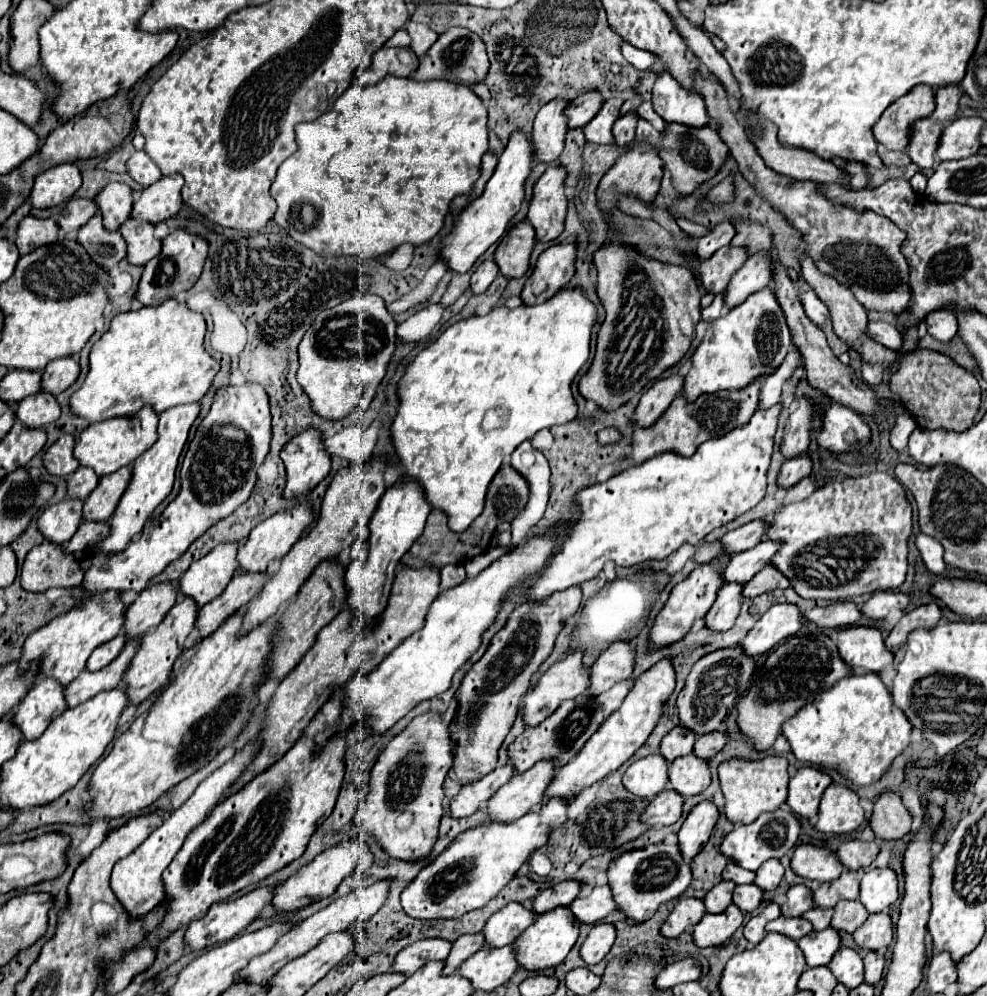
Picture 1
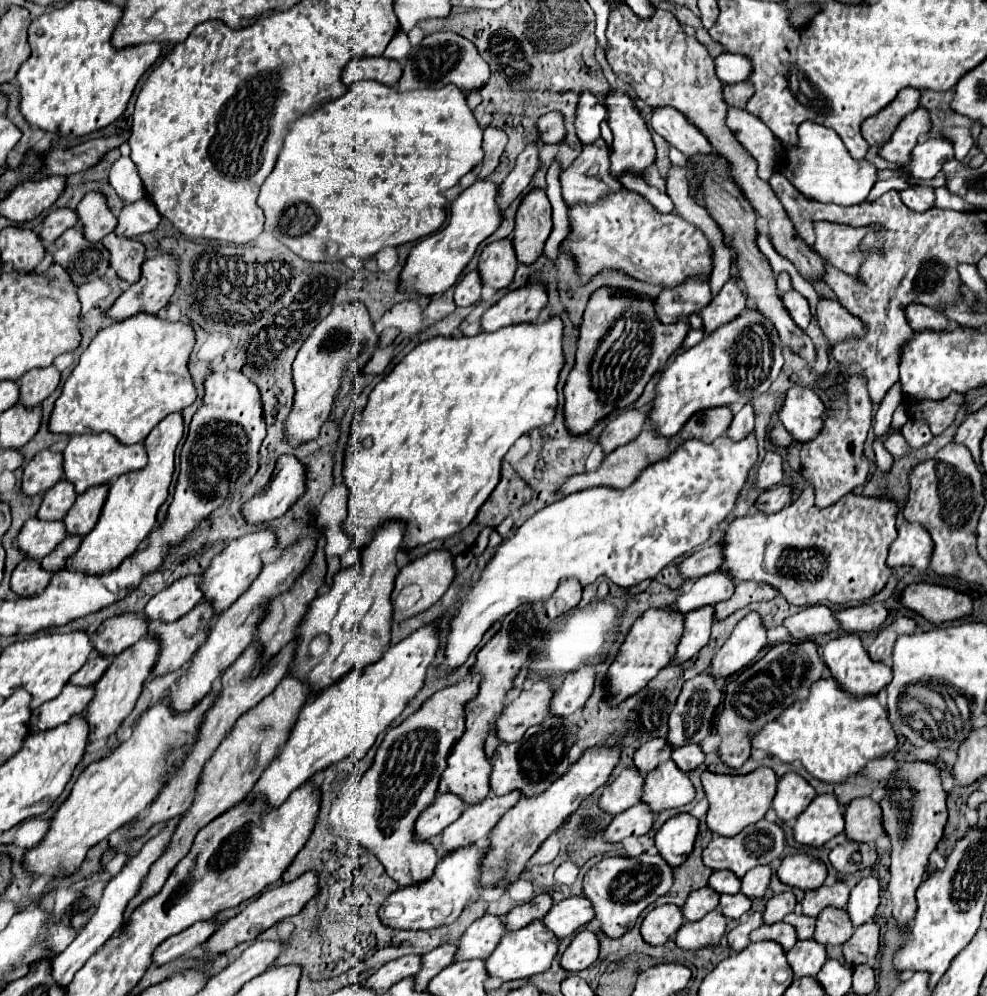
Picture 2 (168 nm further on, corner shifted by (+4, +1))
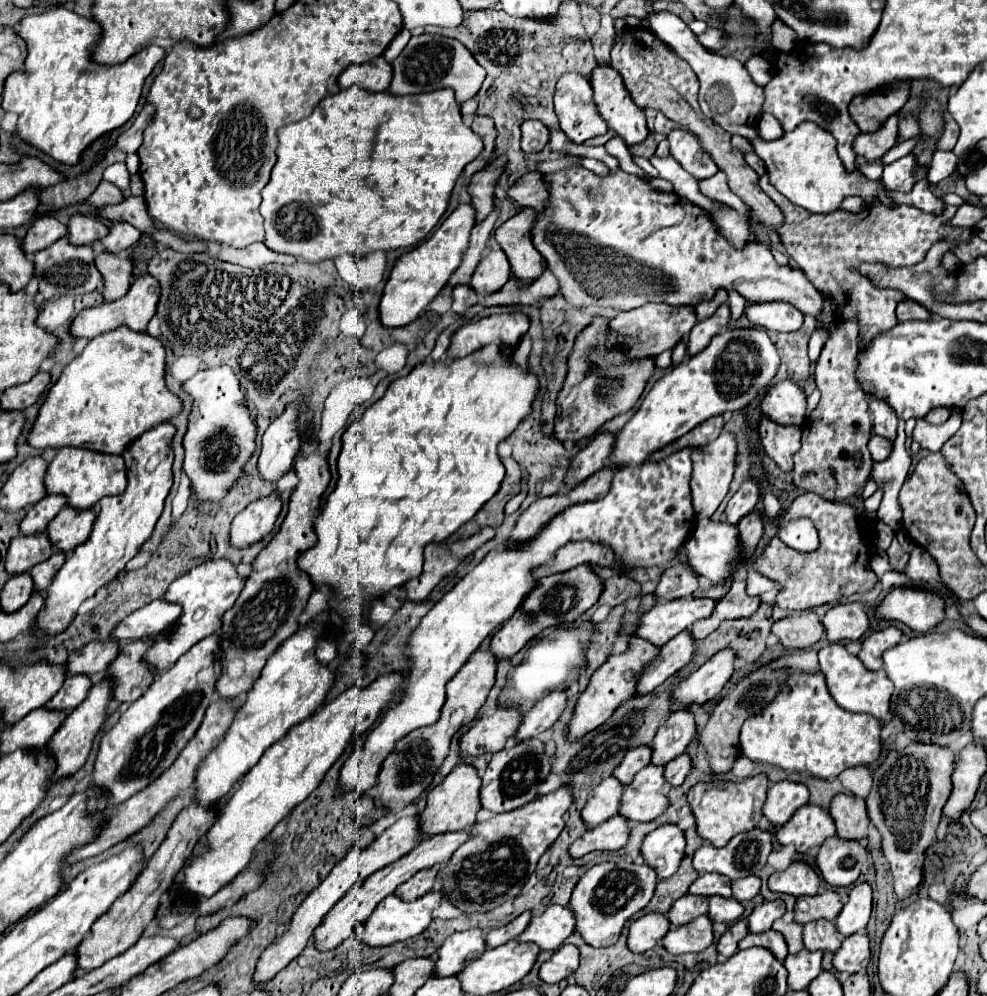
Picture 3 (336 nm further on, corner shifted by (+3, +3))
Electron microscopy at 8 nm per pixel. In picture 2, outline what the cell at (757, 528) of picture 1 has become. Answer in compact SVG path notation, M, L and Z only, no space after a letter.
M714 544L714 546L704 546L696 550L692 556L684 558L678 570L684 580L698 580L706 574L716 572L720 564L722 564L722 546Z

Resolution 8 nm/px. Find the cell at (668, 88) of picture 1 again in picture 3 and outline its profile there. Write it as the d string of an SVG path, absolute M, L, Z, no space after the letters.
M673 130L669 136L669 146L671 146L671 156L681 162L681 166L695 178L703 180L713 176L719 168L711 160L711 156L701 148L697 136L693 136L687 130Z

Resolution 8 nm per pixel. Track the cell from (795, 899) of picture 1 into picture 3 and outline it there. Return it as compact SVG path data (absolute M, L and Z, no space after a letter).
M773 900L773 902L763 902L761 906L755 906L751 916L747 918L749 932L767 932L771 930L773 922L785 914L785 902L783 900Z

